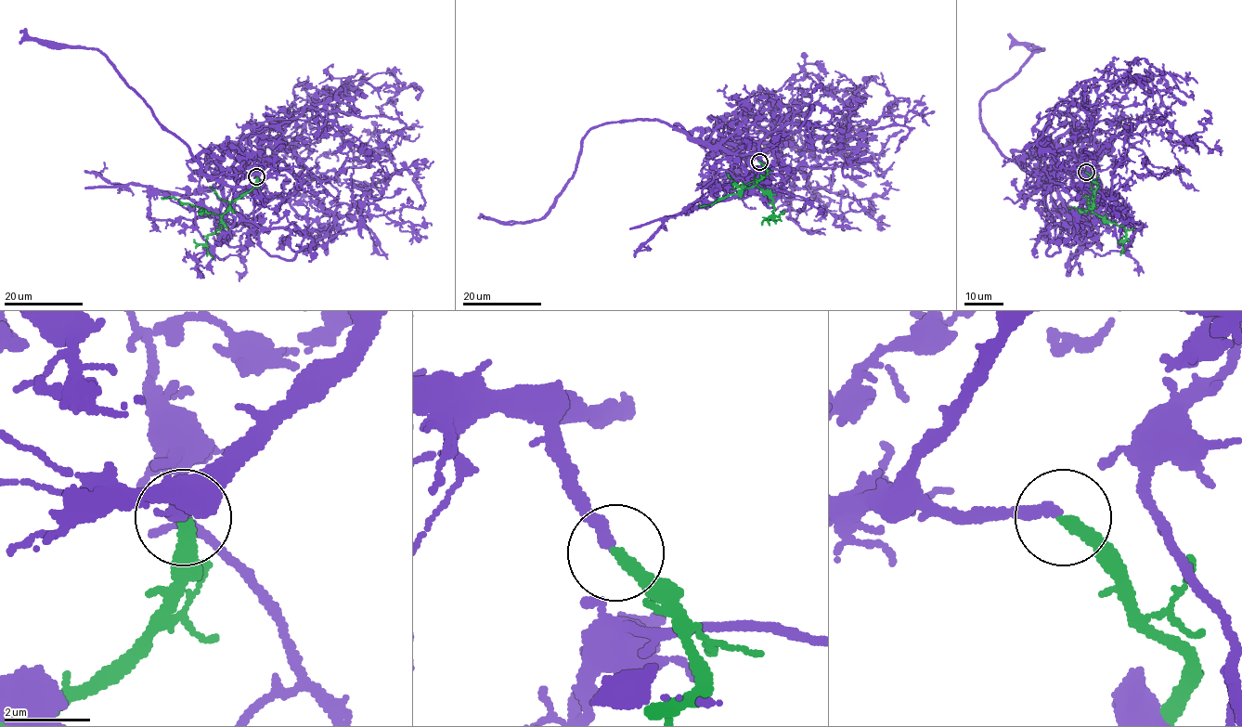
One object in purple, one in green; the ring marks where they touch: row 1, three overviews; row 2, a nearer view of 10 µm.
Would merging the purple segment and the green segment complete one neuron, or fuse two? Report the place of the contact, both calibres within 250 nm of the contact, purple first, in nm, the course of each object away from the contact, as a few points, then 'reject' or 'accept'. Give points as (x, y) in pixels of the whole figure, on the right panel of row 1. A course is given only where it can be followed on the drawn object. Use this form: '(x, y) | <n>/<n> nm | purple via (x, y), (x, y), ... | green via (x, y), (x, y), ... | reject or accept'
(1086, 172) | 280/320 nm | purple via (1085, 172), (1049, 167), (1043, 205), (1054, 223), (1091, 224), (1102, 207), (1076, 164), (1166, 114) | green via (1085, 173), (1097, 186), (1093, 190), (1092, 211), (1123, 226), (1125, 233), (1120, 255) | reject

